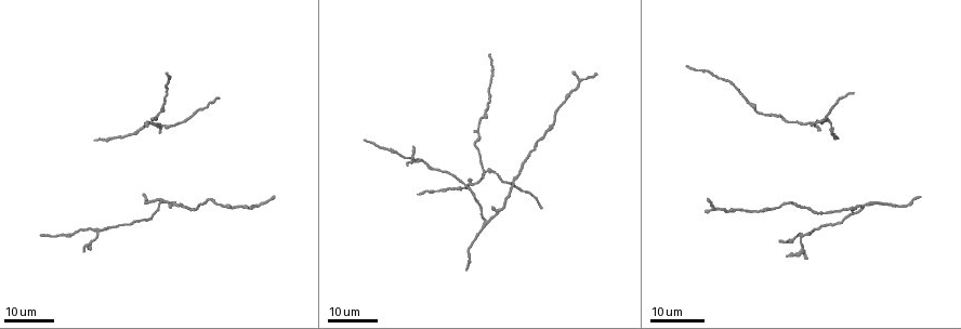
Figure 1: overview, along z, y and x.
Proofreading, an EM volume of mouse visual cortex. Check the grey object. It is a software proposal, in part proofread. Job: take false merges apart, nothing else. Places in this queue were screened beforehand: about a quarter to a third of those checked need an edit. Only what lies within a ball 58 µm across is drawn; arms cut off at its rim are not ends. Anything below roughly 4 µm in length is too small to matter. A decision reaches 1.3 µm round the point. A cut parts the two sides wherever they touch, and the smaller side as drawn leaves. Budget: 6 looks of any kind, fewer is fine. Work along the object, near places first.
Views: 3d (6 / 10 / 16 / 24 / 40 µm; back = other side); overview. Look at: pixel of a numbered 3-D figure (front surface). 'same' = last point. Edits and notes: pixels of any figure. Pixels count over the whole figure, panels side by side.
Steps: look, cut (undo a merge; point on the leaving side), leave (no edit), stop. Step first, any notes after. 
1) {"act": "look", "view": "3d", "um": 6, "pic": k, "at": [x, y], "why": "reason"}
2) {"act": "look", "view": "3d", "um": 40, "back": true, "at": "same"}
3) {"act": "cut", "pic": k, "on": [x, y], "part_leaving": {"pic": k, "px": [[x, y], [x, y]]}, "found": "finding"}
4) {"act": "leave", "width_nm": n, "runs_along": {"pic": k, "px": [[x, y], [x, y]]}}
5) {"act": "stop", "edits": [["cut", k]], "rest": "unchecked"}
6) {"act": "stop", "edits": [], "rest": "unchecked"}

{"act": "look", "view": "3d", "um": 24, "pic": 1, "at": [159, 203]}

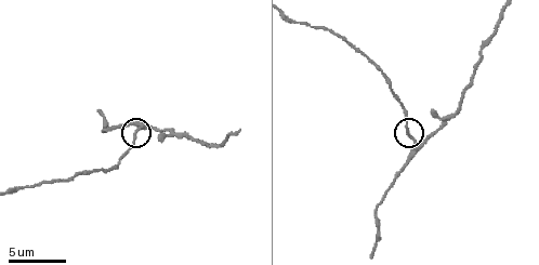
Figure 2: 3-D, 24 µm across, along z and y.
{"act": "look", "view": "3d", "um": 6, "pic": 2, "at": [137, 129]}

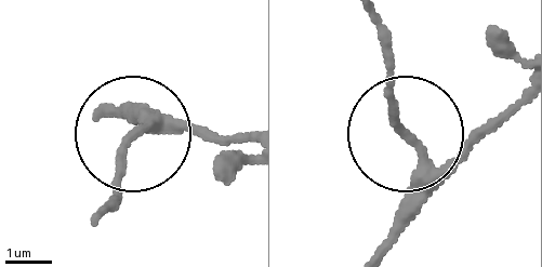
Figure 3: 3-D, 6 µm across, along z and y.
{"act": "leave", "runs_along": {"pic": 3, "px": [[402, 132], [445, 162], [500, 128]]}, "found": "one neuron here"}

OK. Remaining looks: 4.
{"act": "look", "view": "3d", "um": 16, "pic": 1, "at": [96, 231], "why": "branch point"}

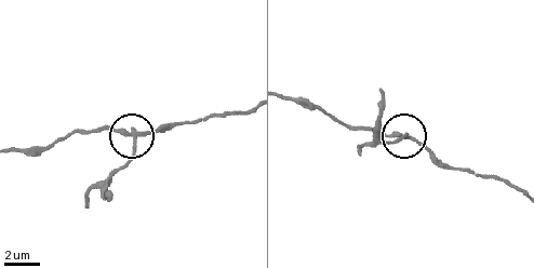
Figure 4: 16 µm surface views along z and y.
{"act": "look", "view": "3d", "um": 10, "pic": 4, "at": [131, 135]}

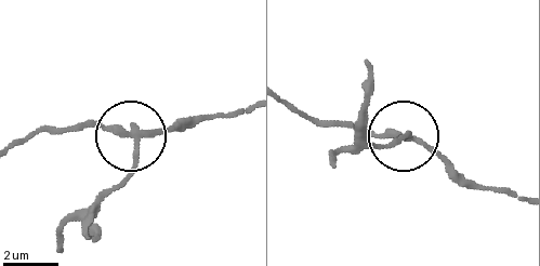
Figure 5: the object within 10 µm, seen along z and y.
{"act": "cut", "pic": 5, "on": [120, 185], "arms": 3, "part_leaving": {"pic": 5, "px": [[133, 158], [126, 176], [93, 212], [93, 237]]}, "found": "a second neuron is stuck on"}

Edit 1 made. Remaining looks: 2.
{"act": "stop", "edits": [["cut", 5]], "rest": "unchecked"}

